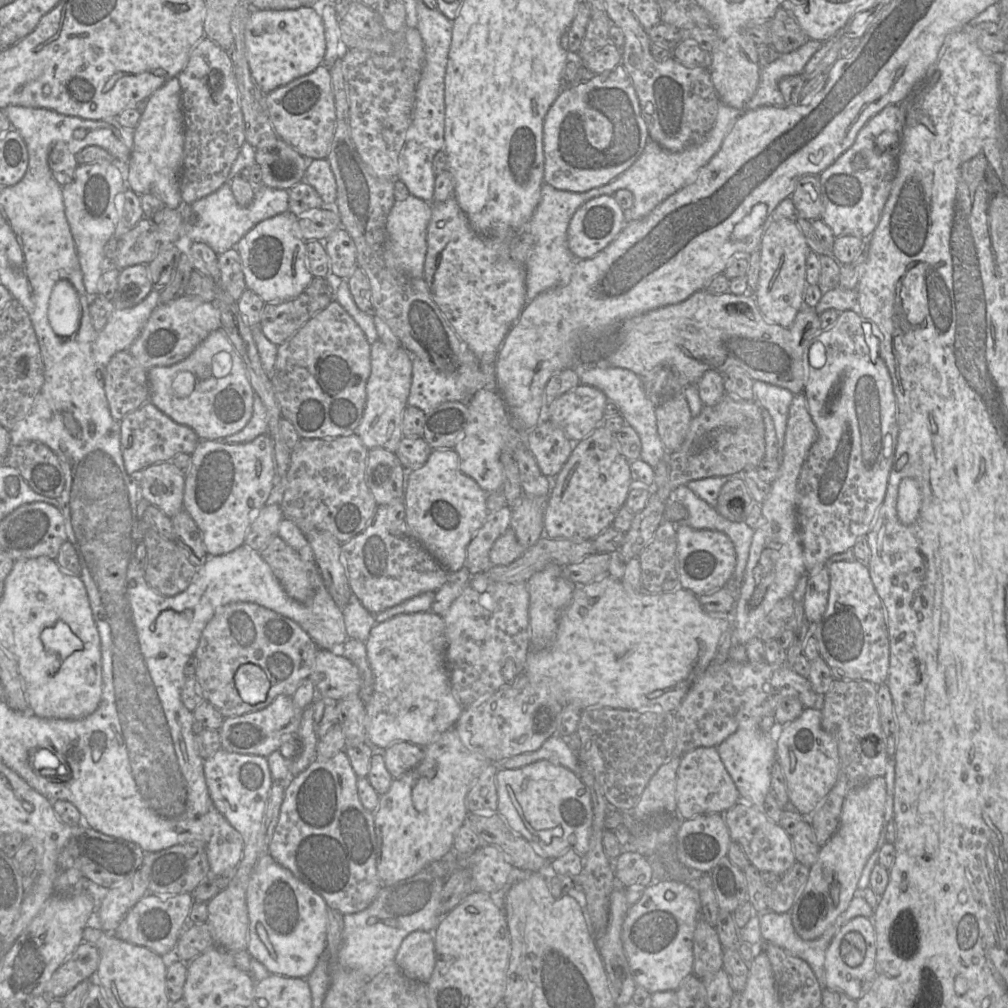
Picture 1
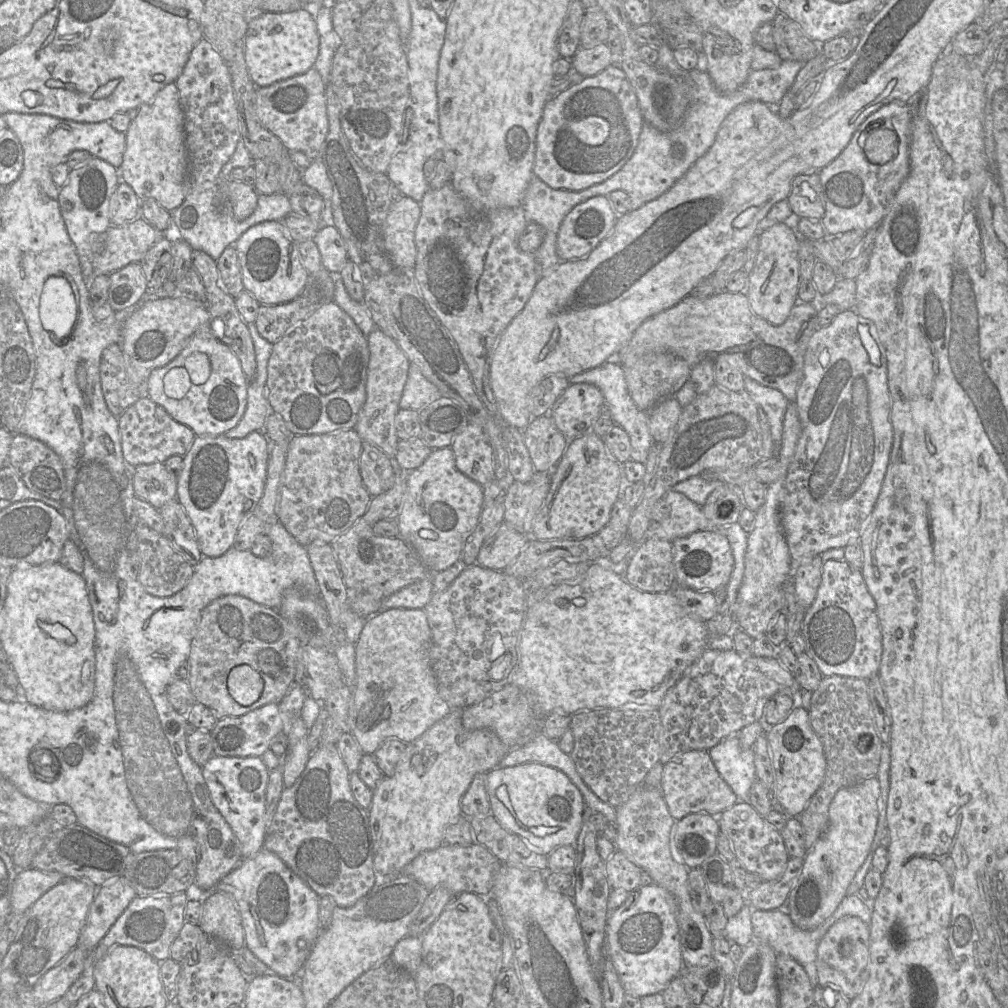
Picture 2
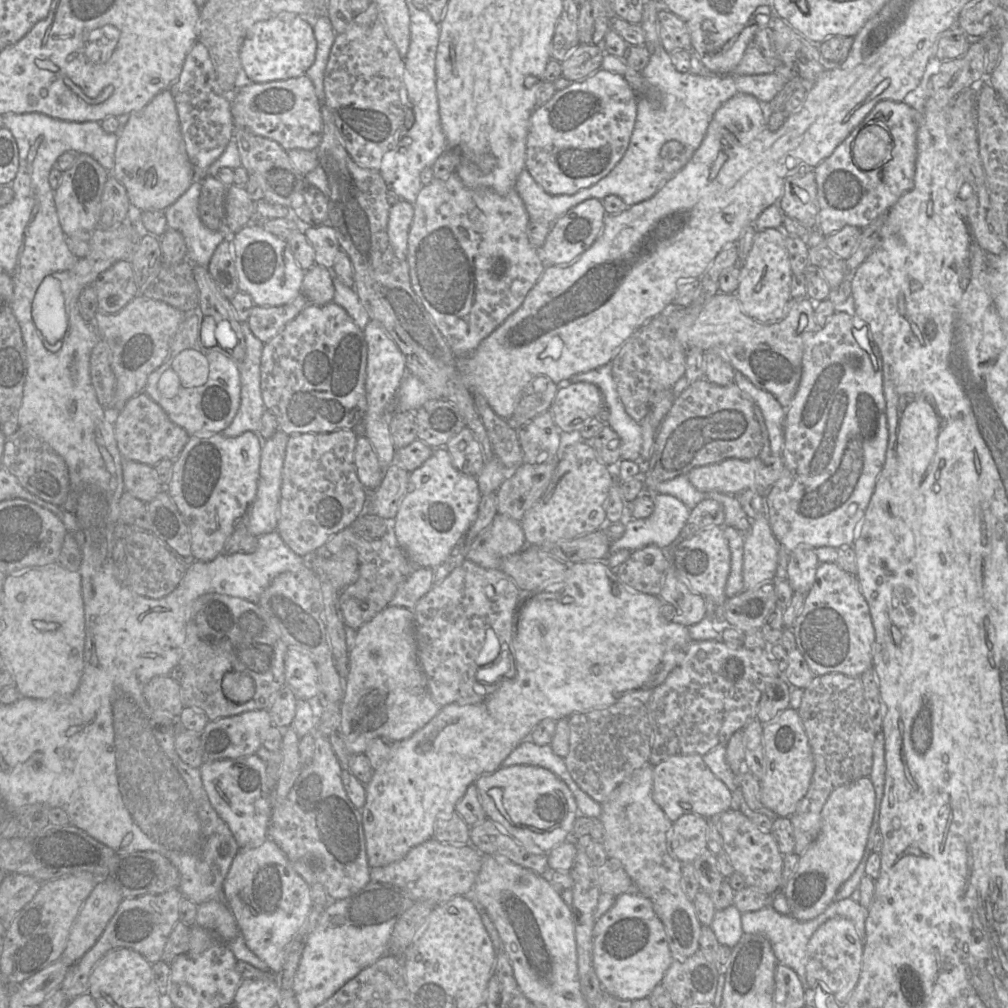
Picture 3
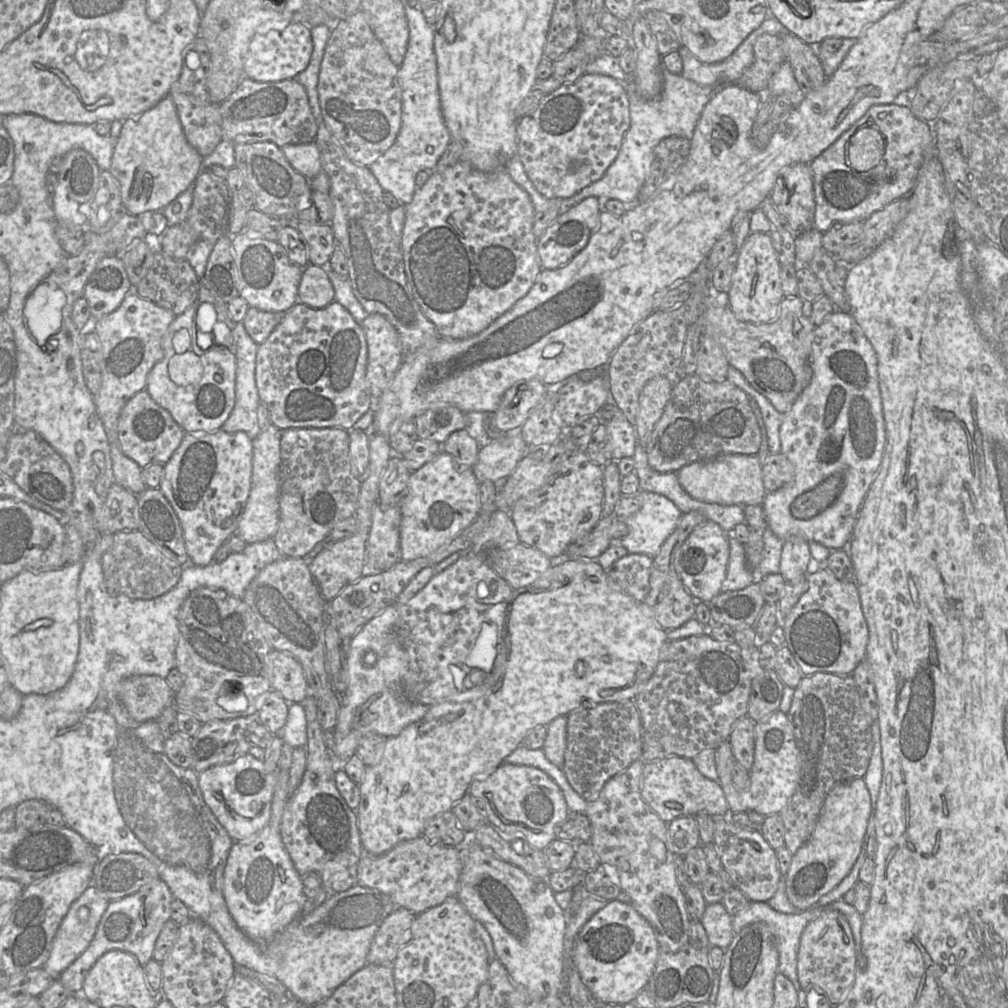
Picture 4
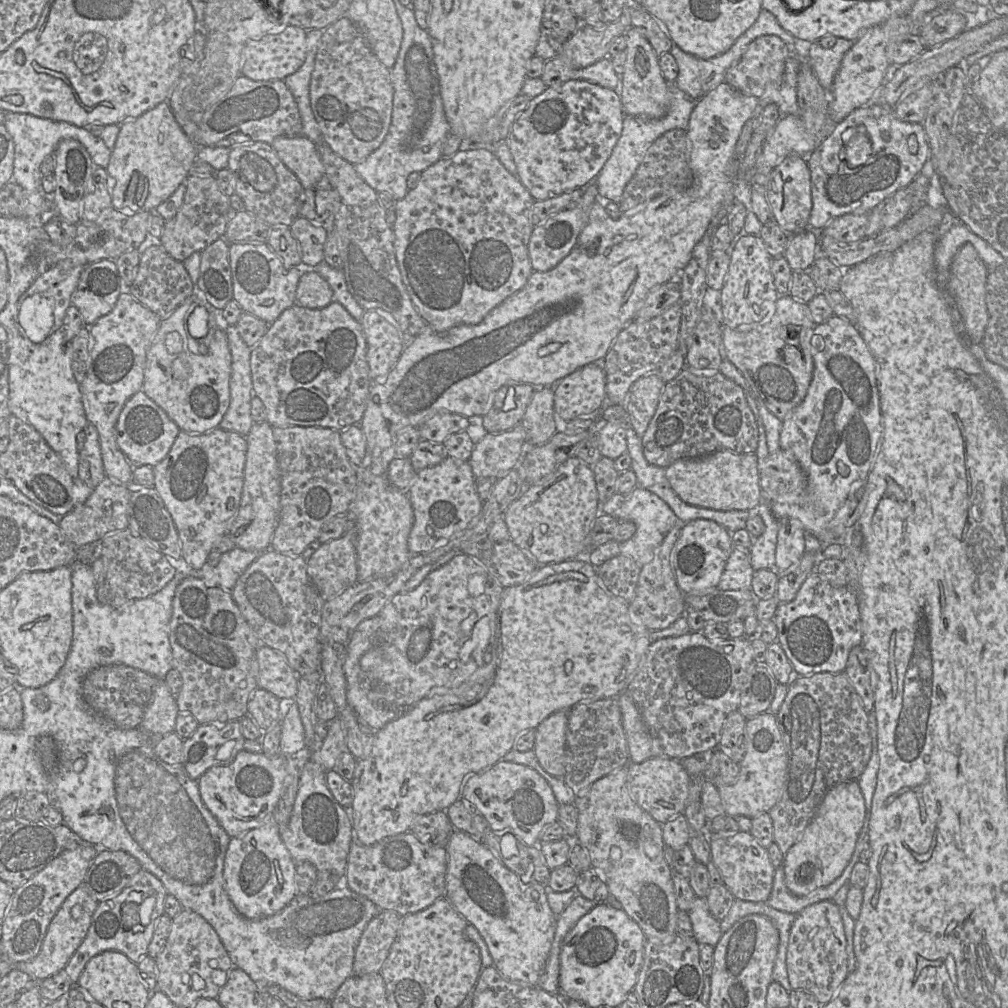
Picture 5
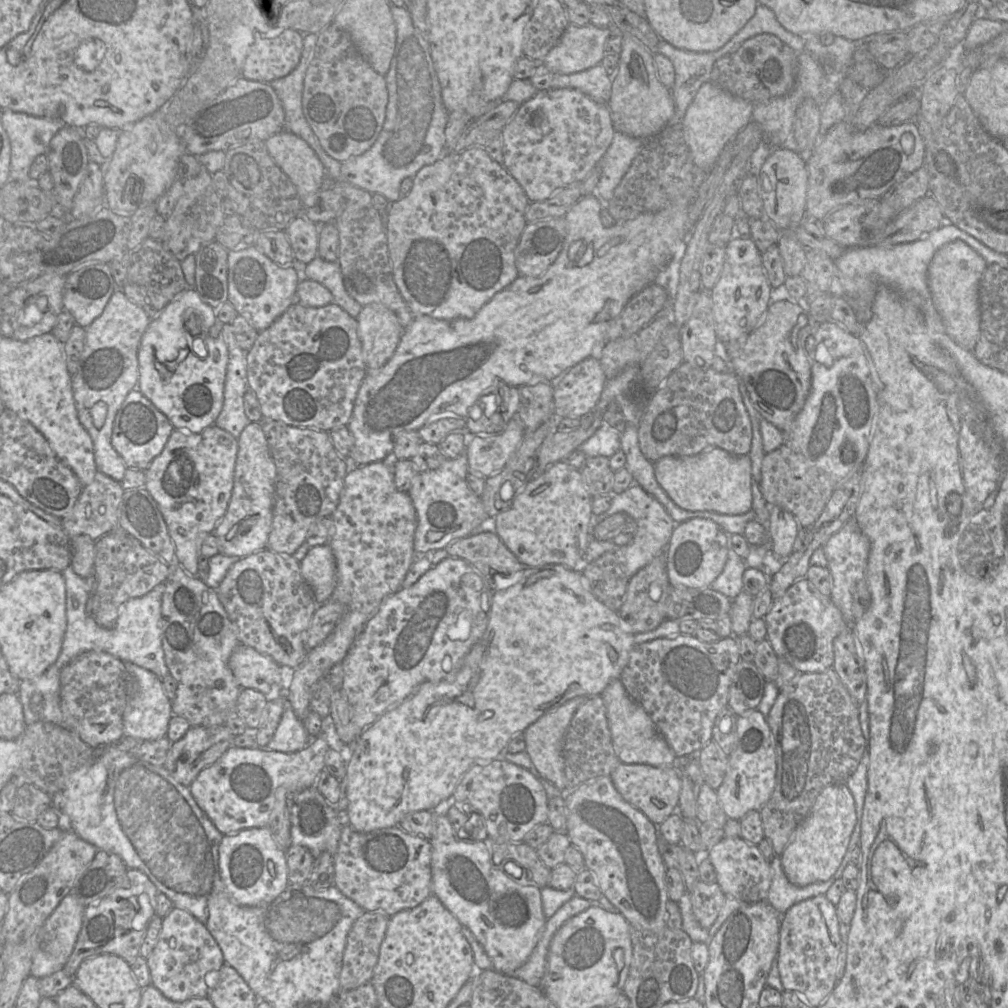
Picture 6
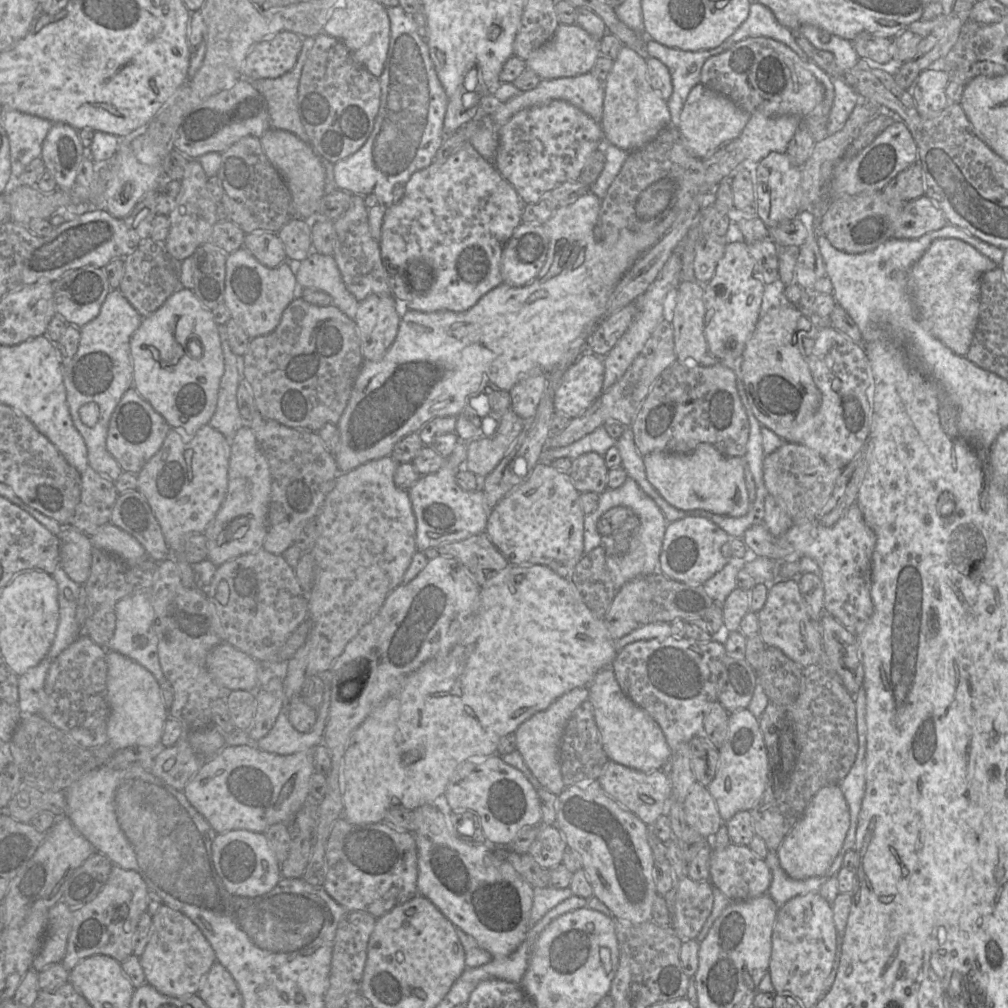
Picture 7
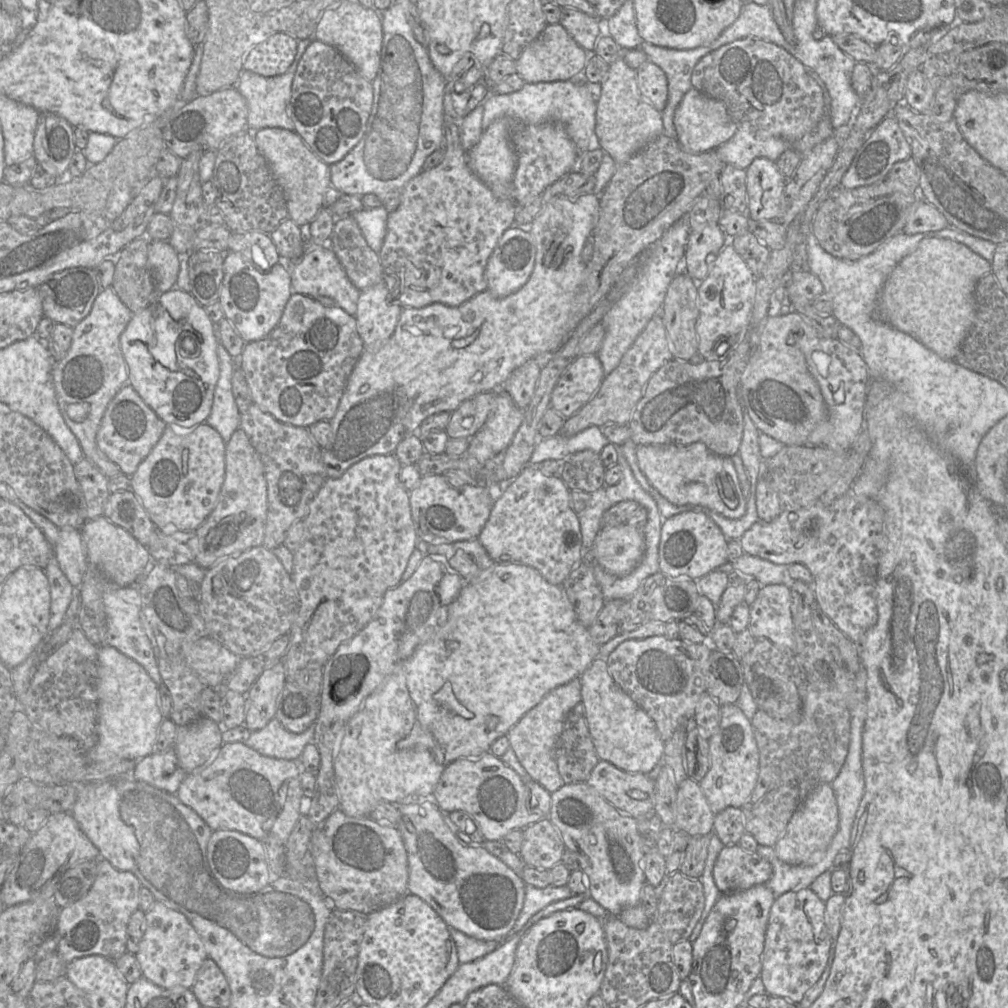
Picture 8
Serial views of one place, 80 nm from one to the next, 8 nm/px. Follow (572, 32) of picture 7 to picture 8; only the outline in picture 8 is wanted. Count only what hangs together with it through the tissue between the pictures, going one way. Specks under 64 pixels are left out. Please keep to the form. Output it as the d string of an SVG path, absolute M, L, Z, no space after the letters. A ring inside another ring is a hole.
M548 24L515 60L516 73L526 83L576 80L582 77L589 56L590 54L576 43L562 25Z

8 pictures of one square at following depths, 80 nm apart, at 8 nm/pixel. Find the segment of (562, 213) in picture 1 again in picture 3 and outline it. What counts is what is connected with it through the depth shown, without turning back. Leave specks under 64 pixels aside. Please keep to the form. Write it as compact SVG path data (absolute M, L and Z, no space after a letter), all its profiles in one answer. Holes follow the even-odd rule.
M523 169L519 174L515 189L522 199L529 219L538 222L553 224L560 216L579 203L593 198L588 187L574 194L552 195L547 193L529 174Z

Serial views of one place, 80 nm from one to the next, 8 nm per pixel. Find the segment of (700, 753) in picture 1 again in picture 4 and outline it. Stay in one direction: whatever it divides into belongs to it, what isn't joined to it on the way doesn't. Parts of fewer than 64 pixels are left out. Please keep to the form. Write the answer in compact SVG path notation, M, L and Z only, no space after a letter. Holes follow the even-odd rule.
M668 756L651 762L645 762L641 779L641 795L645 802L666 823L680 816L695 816L705 813L714 818L733 813L719 782L703 776L692 759Z

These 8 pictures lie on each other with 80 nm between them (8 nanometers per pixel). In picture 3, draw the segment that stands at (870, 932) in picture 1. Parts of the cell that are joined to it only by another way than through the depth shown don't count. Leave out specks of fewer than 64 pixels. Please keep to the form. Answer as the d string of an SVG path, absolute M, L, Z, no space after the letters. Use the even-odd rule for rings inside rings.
M835 917L827 920L811 936L807 945L806 979L809 987L821 987L831 993L838 1003L845 1004L857 987L863 967L864 940L856 931L854 924L846 918Z

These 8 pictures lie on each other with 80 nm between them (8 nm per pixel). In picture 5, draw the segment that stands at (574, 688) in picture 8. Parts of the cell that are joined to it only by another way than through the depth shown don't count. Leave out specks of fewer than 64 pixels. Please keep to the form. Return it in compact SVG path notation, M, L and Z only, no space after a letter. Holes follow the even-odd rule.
M570 708L560 709L546 717L536 728L533 751L542 768L563 778L566 771L566 732Z

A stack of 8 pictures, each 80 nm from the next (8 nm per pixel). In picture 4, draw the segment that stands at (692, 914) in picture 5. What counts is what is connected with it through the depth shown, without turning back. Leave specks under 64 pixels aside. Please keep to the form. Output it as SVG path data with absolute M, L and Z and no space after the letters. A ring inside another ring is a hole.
M707 904L700 919L711 946L726 949L735 935L732 927L733 917L728 914L723 904Z

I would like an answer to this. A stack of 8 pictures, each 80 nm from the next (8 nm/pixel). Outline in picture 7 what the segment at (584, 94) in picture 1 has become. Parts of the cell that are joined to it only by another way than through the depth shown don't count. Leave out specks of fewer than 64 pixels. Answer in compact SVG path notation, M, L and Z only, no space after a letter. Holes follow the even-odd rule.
M554 100L517 112L499 128L493 164L525 204L536 203L560 184L578 179L590 156L604 142L599 122L569 102Z

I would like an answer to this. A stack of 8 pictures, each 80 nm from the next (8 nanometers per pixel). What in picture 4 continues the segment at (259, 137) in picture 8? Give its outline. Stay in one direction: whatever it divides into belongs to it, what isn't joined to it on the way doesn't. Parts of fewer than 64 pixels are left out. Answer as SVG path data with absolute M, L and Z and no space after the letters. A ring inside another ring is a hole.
M315 142L281 147L289 163L308 180L322 171L320 152Z

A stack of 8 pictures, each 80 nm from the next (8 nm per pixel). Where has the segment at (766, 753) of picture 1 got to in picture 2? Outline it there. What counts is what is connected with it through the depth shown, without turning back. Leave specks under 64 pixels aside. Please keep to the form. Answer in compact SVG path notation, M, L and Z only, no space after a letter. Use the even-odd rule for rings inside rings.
M731 733L708 752L717 771L738 797L738 801L749 803L750 787L757 779L754 753L751 748L741 748L738 733Z

